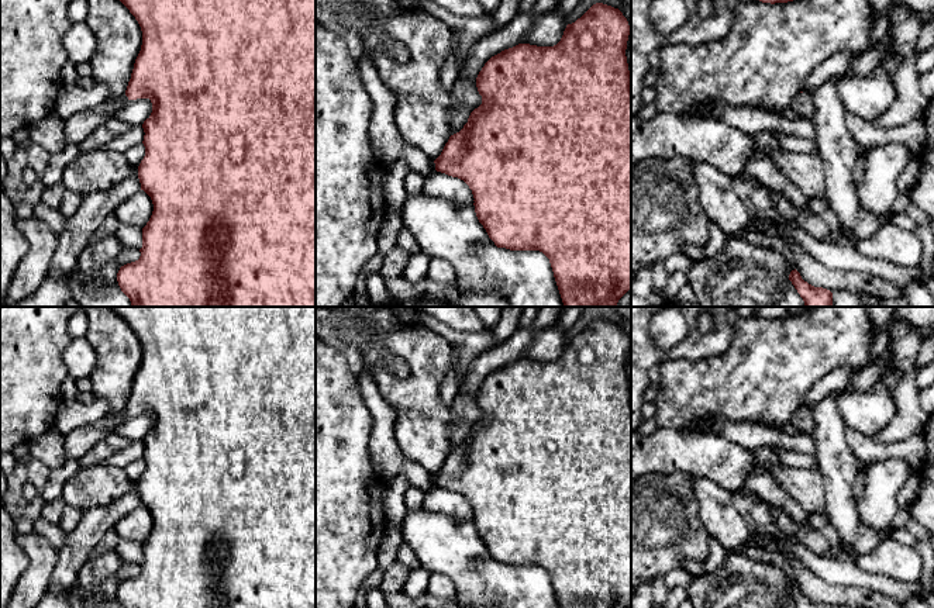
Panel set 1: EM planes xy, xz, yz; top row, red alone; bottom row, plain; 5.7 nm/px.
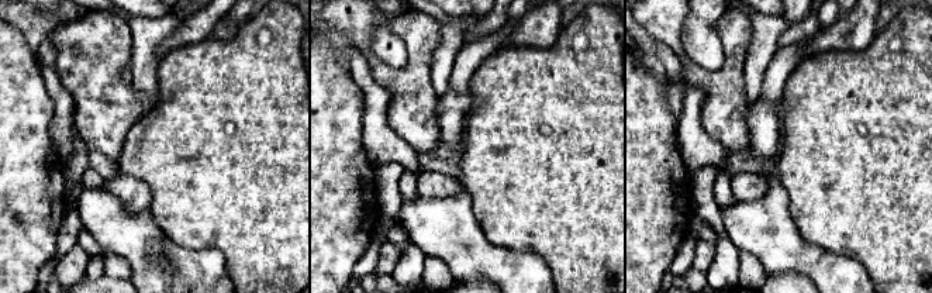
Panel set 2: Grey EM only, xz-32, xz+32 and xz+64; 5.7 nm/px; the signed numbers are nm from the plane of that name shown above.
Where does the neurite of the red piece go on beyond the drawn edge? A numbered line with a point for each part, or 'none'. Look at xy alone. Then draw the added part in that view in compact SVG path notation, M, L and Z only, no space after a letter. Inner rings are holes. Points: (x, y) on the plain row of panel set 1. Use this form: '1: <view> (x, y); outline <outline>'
1: xy (78, 442); outline M128 412L107 414L97 422L82 425L63 436L65 457L80 460L97 442L104 439L108 433L128 418Z

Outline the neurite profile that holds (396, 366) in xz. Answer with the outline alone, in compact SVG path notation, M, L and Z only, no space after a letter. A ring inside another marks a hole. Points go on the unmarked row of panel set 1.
M389 356L383 366L396 379L406 379L409 376L409 365L399 356Z

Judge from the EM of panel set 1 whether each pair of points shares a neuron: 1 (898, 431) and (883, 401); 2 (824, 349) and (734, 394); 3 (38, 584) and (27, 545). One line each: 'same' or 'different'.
1: different
2: same
3: same

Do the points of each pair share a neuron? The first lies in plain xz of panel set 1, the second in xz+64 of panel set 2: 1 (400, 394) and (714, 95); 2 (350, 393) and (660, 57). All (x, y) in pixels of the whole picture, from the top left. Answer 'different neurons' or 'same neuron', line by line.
1: same neuron
2: different neurons

